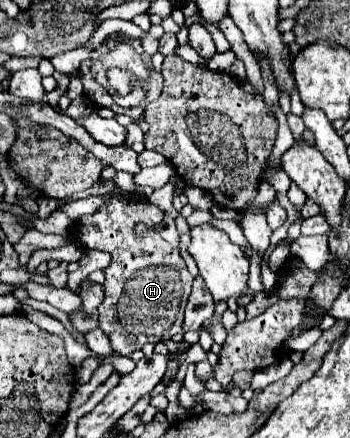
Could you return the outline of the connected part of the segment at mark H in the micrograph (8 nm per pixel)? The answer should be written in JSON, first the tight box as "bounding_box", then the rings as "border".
{"bounding_box":[75,194,193,356],"border":[[[137,194],[113,196],[99,212],[93,216],[83,216],[75,222],[77,228],[83,226],[79,242],[83,242],[85,248],[105,250],[113,258],[105,268],[105,298],[97,312],[99,328],[111,340],[113,354],[119,356],[131,356],[147,342],[157,344],[179,334],[183,310],[193,284],[193,276],[189,274],[179,250],[165,242],[159,232],[147,232],[141,238],[135,236],[133,226],[137,222],[145,222],[147,226],[157,226],[163,222],[161,208]]]}

